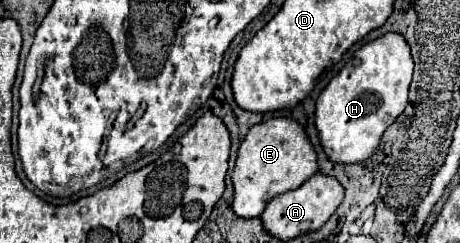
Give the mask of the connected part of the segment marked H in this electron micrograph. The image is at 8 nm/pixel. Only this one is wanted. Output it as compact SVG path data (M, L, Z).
M390 32L362 46L354 54L354 58L330 80L330 84L322 90L322 94L316 100L316 114L314 114L318 140L328 160L336 164L360 164L376 152L384 130L404 112L408 104L408 86L412 82L412 68L414 62L410 58L410 46L404 42L400 34Z

